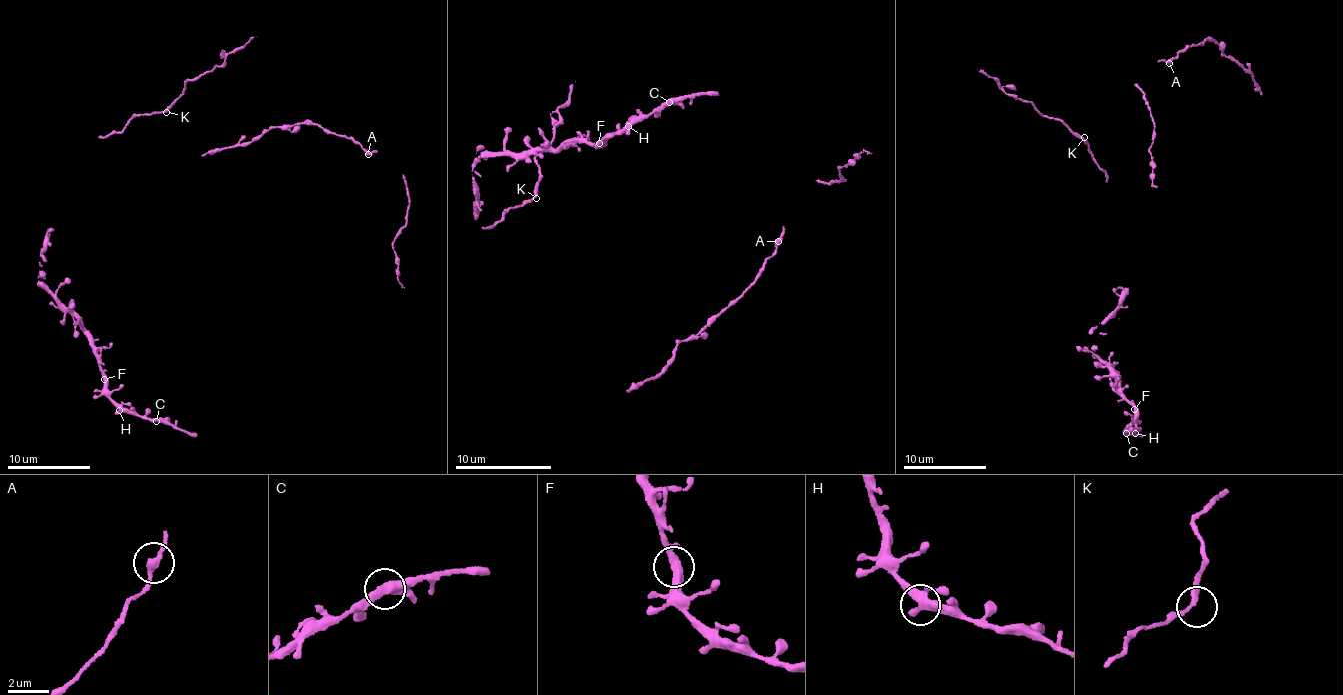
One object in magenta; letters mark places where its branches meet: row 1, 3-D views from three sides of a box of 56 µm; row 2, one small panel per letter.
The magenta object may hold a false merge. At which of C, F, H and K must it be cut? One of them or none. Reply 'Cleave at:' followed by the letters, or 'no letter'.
Cleave at: no letter

